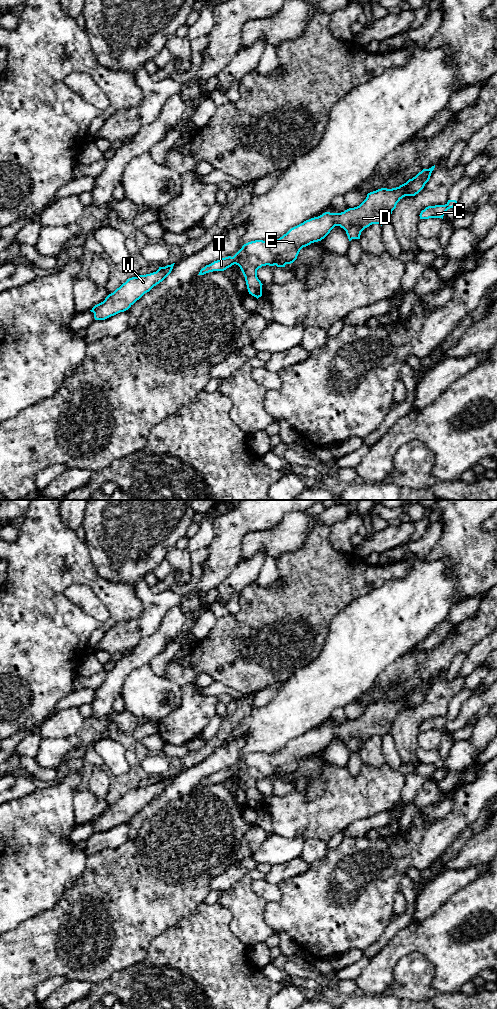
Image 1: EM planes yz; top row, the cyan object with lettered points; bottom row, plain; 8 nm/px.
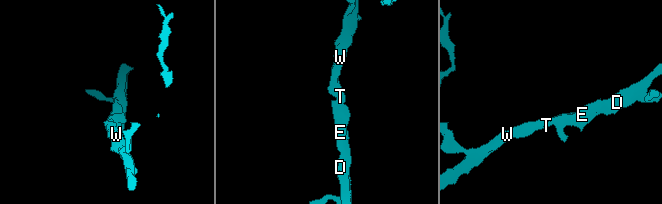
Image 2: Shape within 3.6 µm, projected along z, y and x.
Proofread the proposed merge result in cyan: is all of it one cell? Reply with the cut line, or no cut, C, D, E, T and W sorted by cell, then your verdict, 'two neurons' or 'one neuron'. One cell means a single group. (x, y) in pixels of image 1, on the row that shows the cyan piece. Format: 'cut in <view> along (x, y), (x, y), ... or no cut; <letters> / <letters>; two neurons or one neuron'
no cut; C D E T W; one neuron

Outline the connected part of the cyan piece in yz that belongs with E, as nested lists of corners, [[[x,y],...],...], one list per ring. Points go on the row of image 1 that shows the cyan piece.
[[[435,165],[423,169],[415,177],[399,187],[381,188],[367,194],[357,207],[341,213],[325,212],[291,228],[279,239],[267,242],[255,240],[248,242],[233,256],[221,258],[202,268],[198,275],[213,271],[224,271],[236,264],[240,267],[249,294],[257,299],[262,296],[262,283],[257,270],[262,266],[285,267],[293,263],[303,247],[324,239],[335,226],[346,231],[349,241],[360,239],[361,232],[372,224],[381,226],[391,221],[392,211],[405,196],[415,196],[429,181]]]

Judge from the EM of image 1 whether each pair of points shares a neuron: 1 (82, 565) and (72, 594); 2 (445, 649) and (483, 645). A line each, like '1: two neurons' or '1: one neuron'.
1: two neurons
2: two neurons

